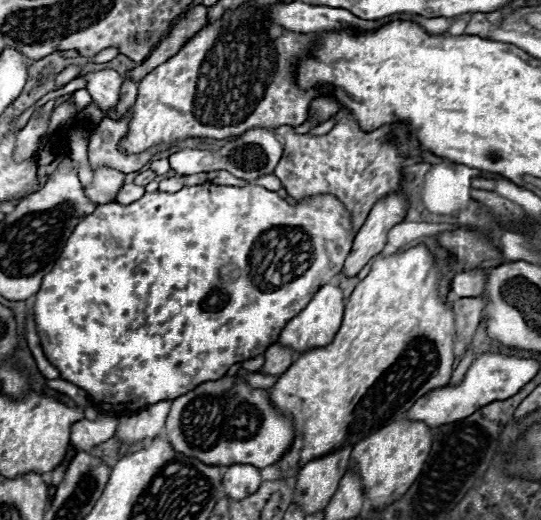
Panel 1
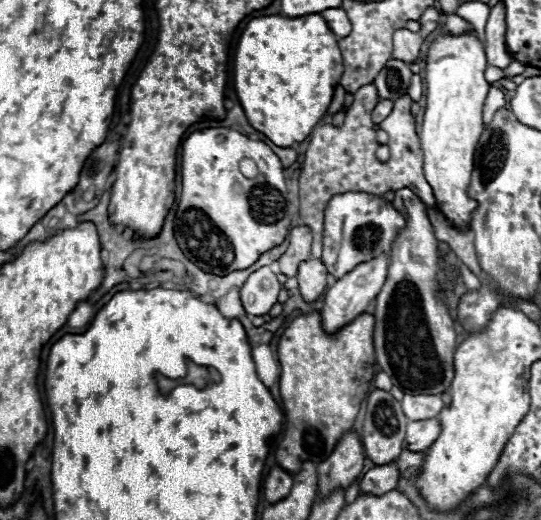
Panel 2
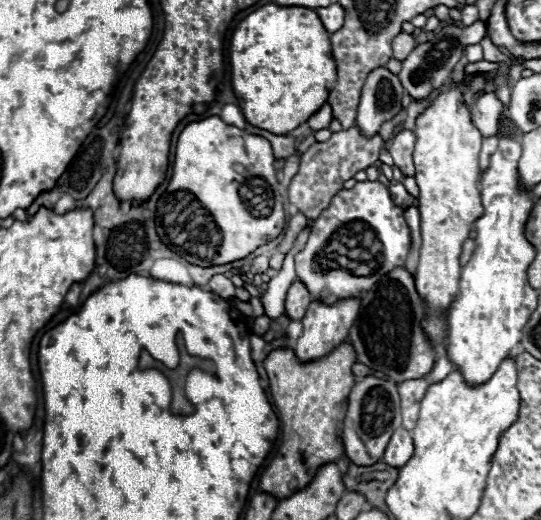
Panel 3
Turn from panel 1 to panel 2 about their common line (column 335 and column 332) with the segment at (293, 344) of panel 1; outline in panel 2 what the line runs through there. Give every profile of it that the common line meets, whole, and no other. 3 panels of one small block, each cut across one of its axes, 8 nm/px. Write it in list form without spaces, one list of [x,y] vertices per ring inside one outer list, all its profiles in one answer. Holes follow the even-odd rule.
[[[378,256],[366,264],[358,264],[350,274],[346,274],[342,280],[334,282],[330,288],[326,288],[324,298],[324,330],[340,330],[340,326],[346,326],[356,318],[356,314],[362,314],[368,304],[378,296],[388,272],[388,256]]]

